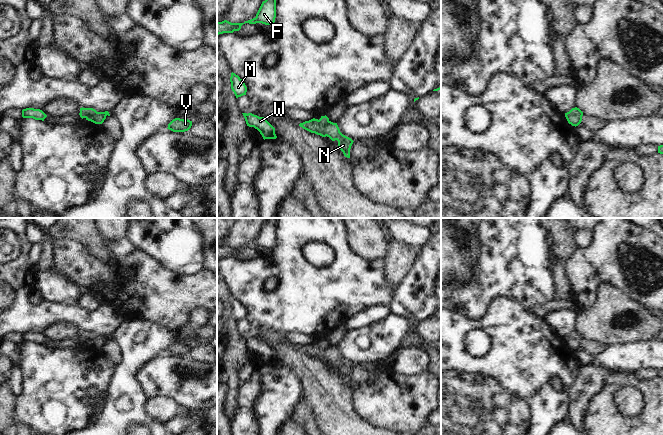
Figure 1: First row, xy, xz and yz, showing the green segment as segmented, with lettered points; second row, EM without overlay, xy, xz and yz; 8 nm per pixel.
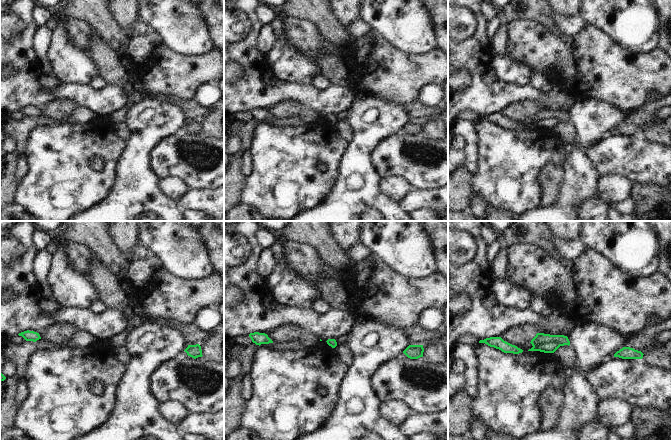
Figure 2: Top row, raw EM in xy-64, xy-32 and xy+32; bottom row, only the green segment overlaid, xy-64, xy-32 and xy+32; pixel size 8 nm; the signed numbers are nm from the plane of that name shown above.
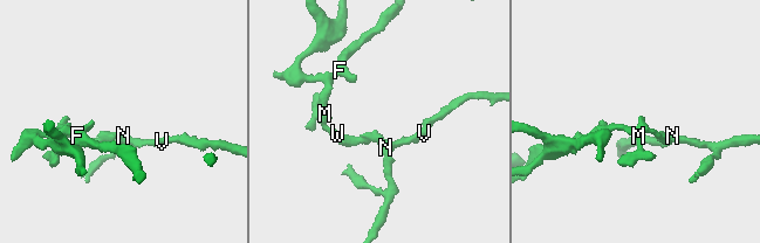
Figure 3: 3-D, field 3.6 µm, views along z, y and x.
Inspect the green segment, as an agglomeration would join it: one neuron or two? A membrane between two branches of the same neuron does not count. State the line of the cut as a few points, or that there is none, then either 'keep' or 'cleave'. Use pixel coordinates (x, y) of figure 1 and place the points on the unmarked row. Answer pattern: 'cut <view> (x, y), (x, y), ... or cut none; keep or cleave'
cut yz (568, 336), (581, 340); cleave

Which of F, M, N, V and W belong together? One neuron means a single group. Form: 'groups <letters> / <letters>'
groups F M W / N V

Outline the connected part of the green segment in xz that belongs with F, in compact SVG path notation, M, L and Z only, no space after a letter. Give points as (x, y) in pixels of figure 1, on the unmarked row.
M268 218L266 224L262 226L262 228L261 228L261 230L260 230L260 232L259 232L259 234L258 234L255 242L253 242L253 243L251 243L251 244L248 244L248 245L245 245L244 247L231 247L231 246L227 245L227 244L224 244L224 245L222 245L222 246L217 246L217 259L223 258L223 257L233 257L234 255L239 255L239 254L241 253L241 250L242 250L243 248L245 248L245 247L249 247L249 248L262 247L262 248L265 248L265 249L272 249L272 248L275 246L275 242L276 242L276 218Z

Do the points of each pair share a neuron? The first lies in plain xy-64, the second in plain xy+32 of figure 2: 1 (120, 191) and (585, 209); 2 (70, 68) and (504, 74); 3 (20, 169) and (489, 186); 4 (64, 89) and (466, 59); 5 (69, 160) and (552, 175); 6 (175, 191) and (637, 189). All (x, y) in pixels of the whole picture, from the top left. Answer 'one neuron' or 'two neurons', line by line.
1: two neurons
2: one neuron
3: two neurons
4: one neuron
5: two neurons
6: two neurons

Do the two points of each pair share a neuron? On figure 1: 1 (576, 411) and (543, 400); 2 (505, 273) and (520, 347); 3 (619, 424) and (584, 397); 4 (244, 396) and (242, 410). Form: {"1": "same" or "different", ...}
{"1": "different", "2": "different", "3": "different", "4": "same"}

